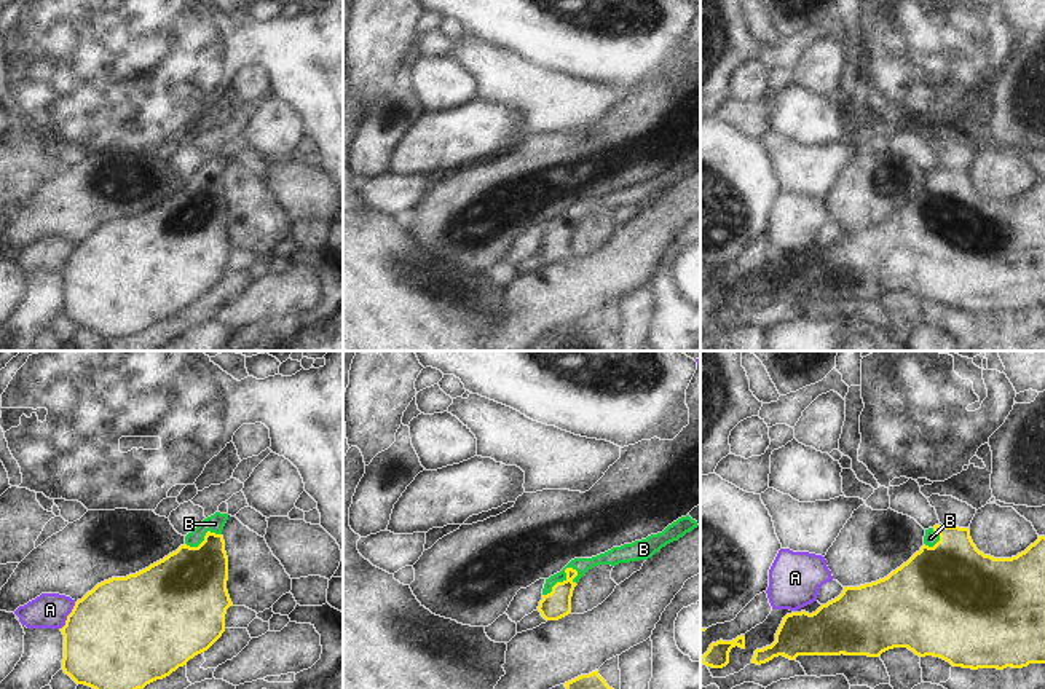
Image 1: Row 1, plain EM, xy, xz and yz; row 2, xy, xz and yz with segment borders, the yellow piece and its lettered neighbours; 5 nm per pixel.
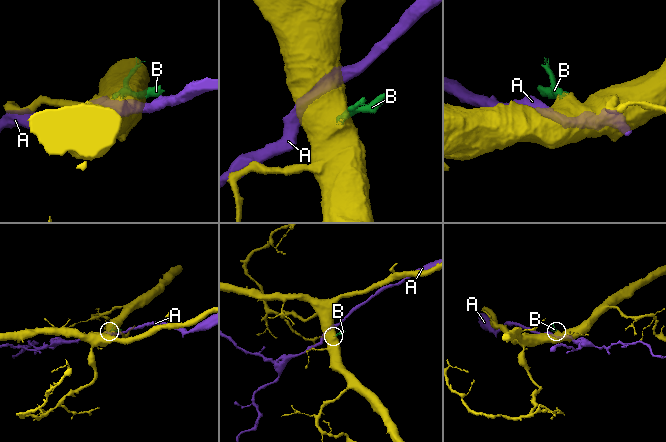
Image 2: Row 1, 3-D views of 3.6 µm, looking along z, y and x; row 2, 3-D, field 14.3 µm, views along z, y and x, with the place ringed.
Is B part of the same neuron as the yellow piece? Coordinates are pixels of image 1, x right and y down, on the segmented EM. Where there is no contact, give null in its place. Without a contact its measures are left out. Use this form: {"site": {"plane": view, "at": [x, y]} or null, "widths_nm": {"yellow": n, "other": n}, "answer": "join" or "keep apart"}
{"site": {"plane": "xz", "at": [563, 581]}, "widths_nm": {"yellow": 140, "other": 80}, "answer": "join"}

